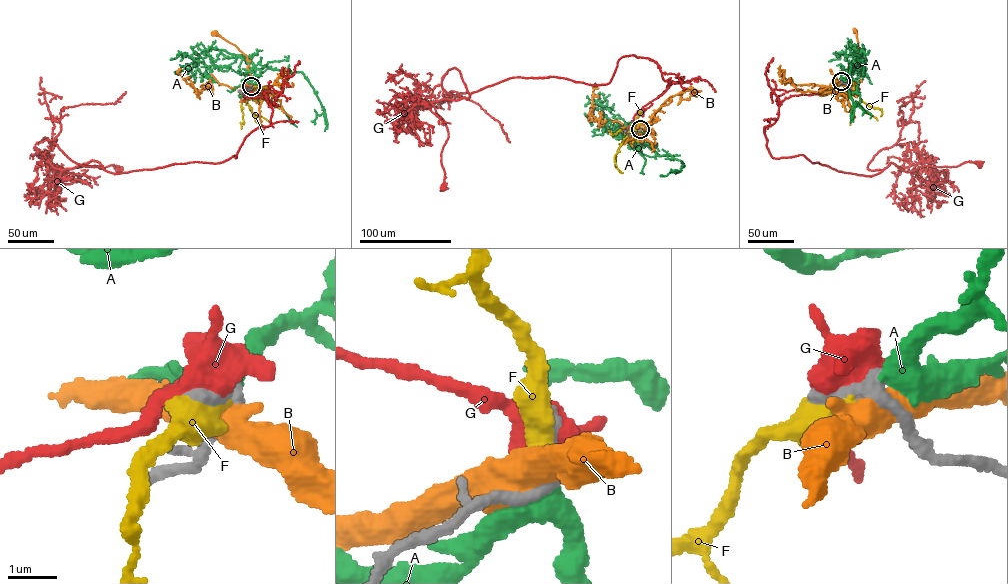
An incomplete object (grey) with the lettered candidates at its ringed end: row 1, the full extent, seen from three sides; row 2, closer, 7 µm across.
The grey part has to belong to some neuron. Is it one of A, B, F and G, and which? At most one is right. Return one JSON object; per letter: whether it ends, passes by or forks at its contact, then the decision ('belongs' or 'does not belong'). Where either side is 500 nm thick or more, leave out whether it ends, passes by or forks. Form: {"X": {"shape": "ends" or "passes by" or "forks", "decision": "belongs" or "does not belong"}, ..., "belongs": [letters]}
{"A": {"shape": "passes by", "decision": "does not belong"}, "B": {"decision": "does not belong"}, "F": {"decision": "belongs"}, "G": {"decision": "does not belong"}, "belongs": ["F"]}

